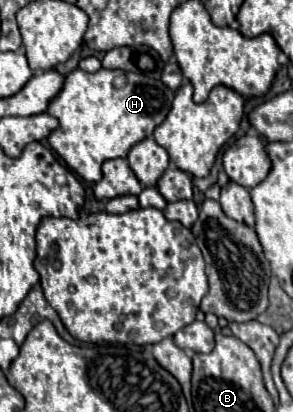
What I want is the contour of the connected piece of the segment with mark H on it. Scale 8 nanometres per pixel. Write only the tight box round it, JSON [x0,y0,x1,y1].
[47,69,173,183]

